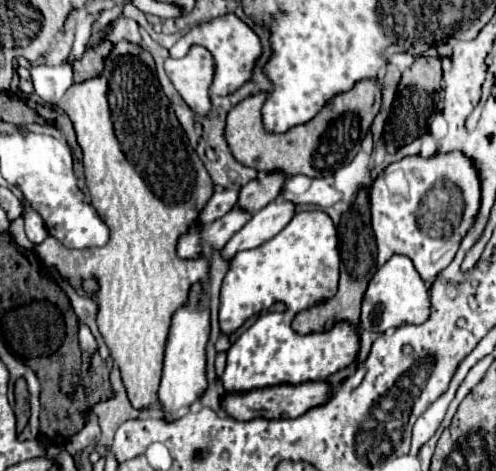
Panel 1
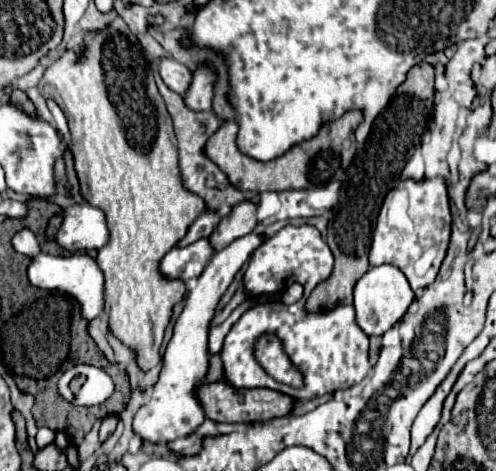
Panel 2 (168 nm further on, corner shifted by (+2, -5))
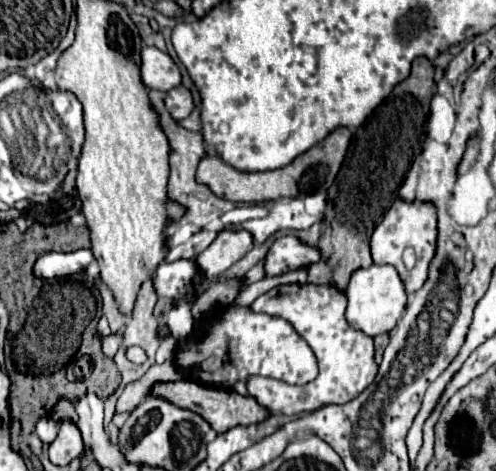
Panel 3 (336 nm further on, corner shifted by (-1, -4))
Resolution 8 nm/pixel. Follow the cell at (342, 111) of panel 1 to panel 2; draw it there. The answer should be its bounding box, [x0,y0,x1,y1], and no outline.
[205,110,363,192]

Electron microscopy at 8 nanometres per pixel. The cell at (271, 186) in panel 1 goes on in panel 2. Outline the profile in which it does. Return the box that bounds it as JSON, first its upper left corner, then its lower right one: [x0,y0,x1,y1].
[211,200,257,252]

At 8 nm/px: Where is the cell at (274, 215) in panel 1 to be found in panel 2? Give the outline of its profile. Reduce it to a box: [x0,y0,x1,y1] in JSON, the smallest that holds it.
[133,232,265,444]

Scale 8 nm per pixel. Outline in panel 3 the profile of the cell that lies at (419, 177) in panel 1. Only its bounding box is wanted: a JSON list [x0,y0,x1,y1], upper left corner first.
[372,201,436,293]

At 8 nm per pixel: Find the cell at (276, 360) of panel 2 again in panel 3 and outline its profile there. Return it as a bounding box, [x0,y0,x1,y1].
[174,305,318,389]

